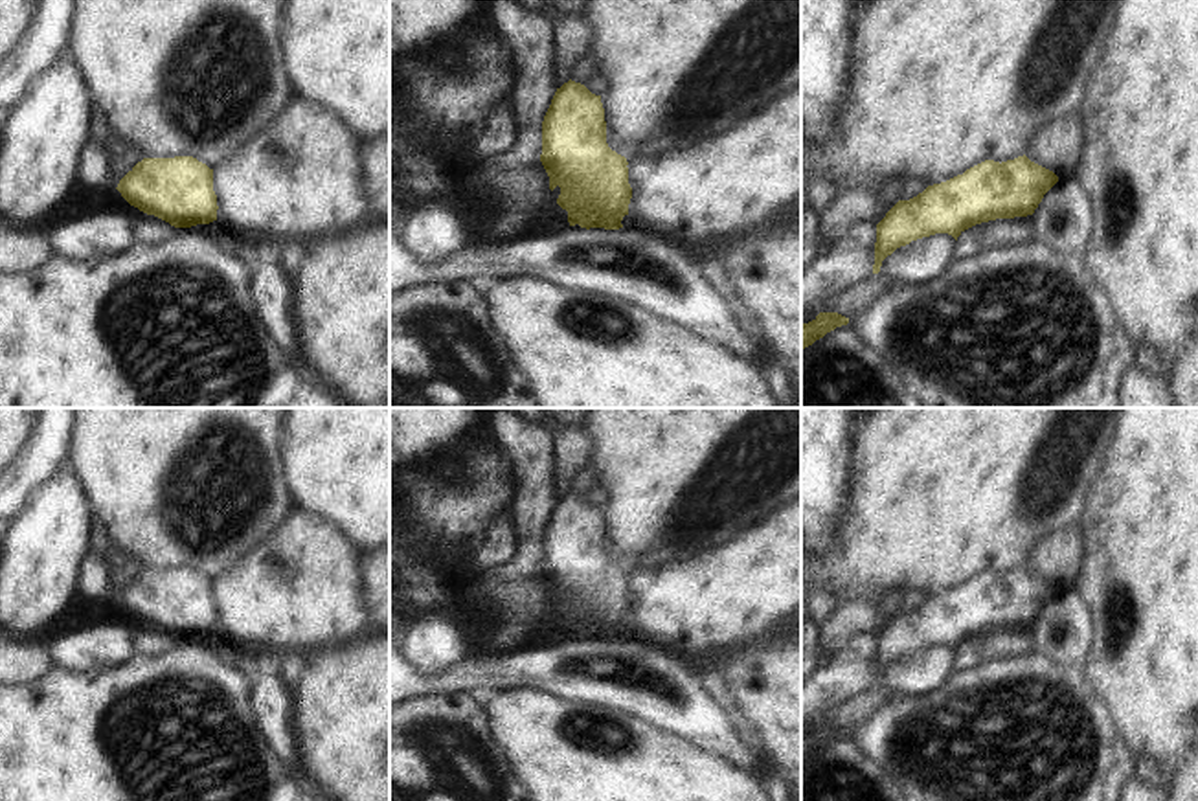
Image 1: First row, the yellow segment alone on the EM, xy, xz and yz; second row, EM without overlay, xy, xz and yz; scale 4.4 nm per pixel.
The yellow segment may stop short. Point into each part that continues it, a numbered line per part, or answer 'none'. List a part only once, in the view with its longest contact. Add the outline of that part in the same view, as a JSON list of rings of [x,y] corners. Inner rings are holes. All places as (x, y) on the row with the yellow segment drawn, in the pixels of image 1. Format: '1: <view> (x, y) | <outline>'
none

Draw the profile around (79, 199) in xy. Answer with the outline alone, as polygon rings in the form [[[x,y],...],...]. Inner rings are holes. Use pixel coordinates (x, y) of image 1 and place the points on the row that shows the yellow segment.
[[[77,180],[77,184],[66,193],[66,197],[40,222],[33,224],[31,228],[44,233],[53,222],[59,222],[62,219],[72,219],[86,211],[105,209],[125,215],[130,224],[138,220],[164,222],[162,219],[147,215],[130,206],[114,187],[96,189]]]

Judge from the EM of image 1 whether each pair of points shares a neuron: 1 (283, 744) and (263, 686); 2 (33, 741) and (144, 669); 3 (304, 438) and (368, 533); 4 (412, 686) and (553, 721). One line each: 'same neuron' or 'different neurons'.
1: same neuron
2: same neuron
3: same neuron
4: different neurons

